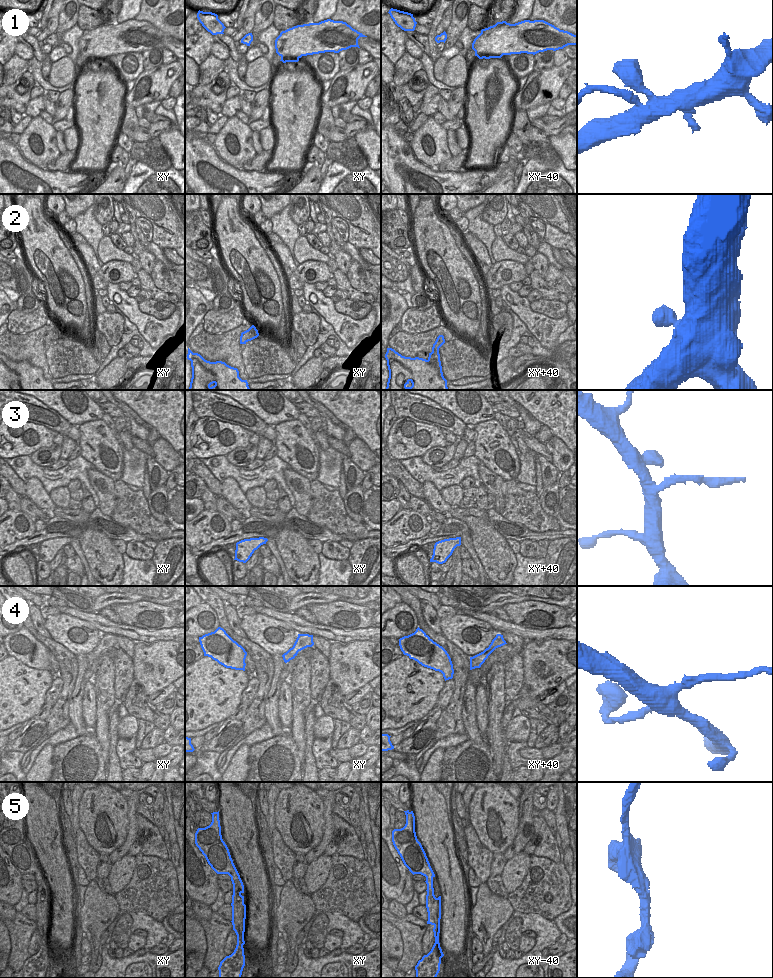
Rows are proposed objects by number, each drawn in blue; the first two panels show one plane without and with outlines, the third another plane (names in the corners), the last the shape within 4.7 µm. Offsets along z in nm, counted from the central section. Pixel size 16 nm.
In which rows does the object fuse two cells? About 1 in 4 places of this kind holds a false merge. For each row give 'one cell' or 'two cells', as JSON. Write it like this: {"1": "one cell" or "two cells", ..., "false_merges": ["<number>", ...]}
{"1": "one cell", "2": "one cell", "3": "one cell", "4": "two cells", "5": "one cell", "false_merges": ["4"]}

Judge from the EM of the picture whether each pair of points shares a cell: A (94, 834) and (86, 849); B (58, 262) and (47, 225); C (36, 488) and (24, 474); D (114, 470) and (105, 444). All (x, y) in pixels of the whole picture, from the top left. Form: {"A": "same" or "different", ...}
{"A": "different", "B": "same", "C": "different", "D": "same"}

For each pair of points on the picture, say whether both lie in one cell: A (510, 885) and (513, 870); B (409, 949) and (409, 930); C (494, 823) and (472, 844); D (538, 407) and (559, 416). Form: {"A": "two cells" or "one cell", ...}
{"A": "one cell", "B": "one cell", "C": "two cells", "D": "one cell"}

